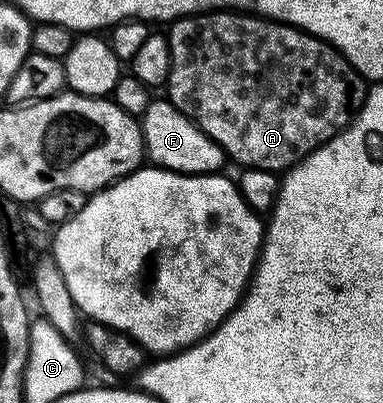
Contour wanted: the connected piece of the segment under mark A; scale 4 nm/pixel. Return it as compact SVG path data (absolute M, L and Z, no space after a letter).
M175 20L165 28L167 42L171 47L171 69L165 85L166 99L178 112L183 112L196 124L205 135L217 146L221 146L228 157L231 156L243 168L260 168L266 172L282 173L288 165L299 163L307 153L330 140L336 132L347 127L352 116L362 105L365 95L365 81L352 68L342 52L330 48L325 42L317 38L298 32L296 28L286 28L284 25L268 22L268 24L254 24L251 20Z

